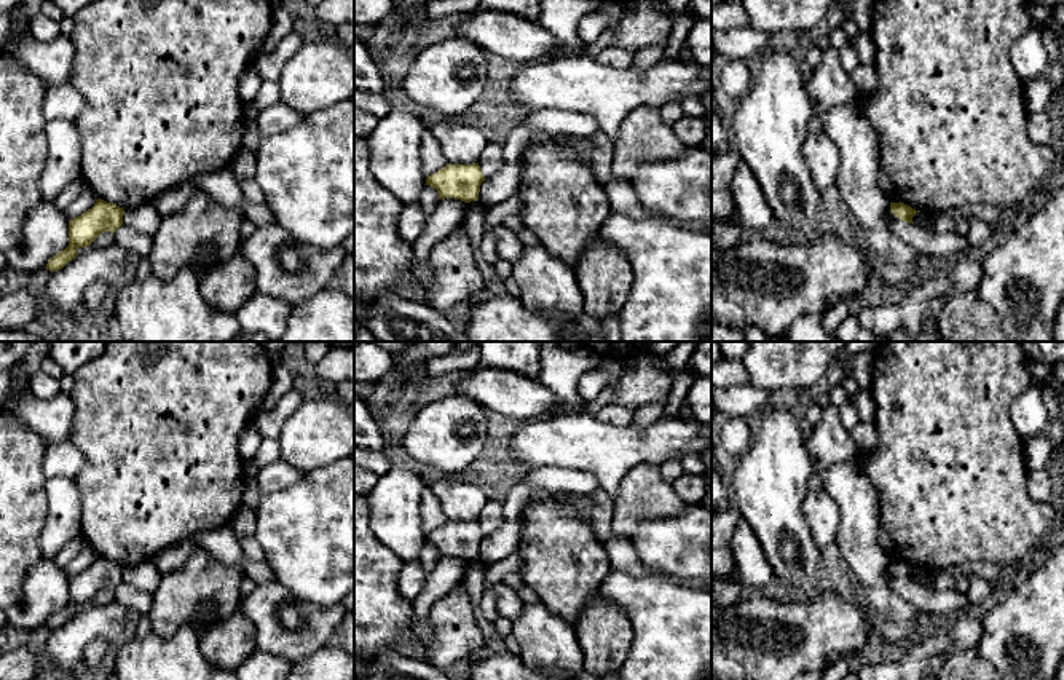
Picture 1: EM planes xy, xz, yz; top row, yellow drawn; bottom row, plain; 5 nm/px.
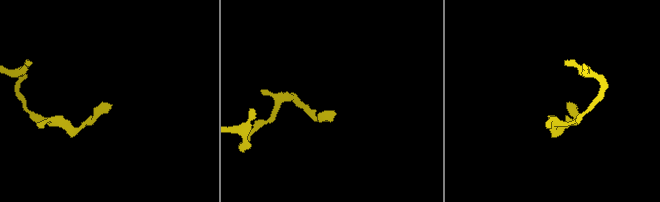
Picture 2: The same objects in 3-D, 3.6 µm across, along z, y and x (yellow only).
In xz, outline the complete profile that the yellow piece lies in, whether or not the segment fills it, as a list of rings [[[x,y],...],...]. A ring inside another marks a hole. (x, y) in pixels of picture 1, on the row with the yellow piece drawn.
[[[479,163],[447,164],[426,177],[426,185],[437,190],[439,198],[455,198],[464,203],[477,201],[480,185],[485,180]]]

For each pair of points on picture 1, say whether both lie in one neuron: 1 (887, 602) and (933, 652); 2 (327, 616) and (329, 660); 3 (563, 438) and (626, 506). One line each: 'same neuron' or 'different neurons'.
1: different neurons
2: different neurons
3: different neurons

